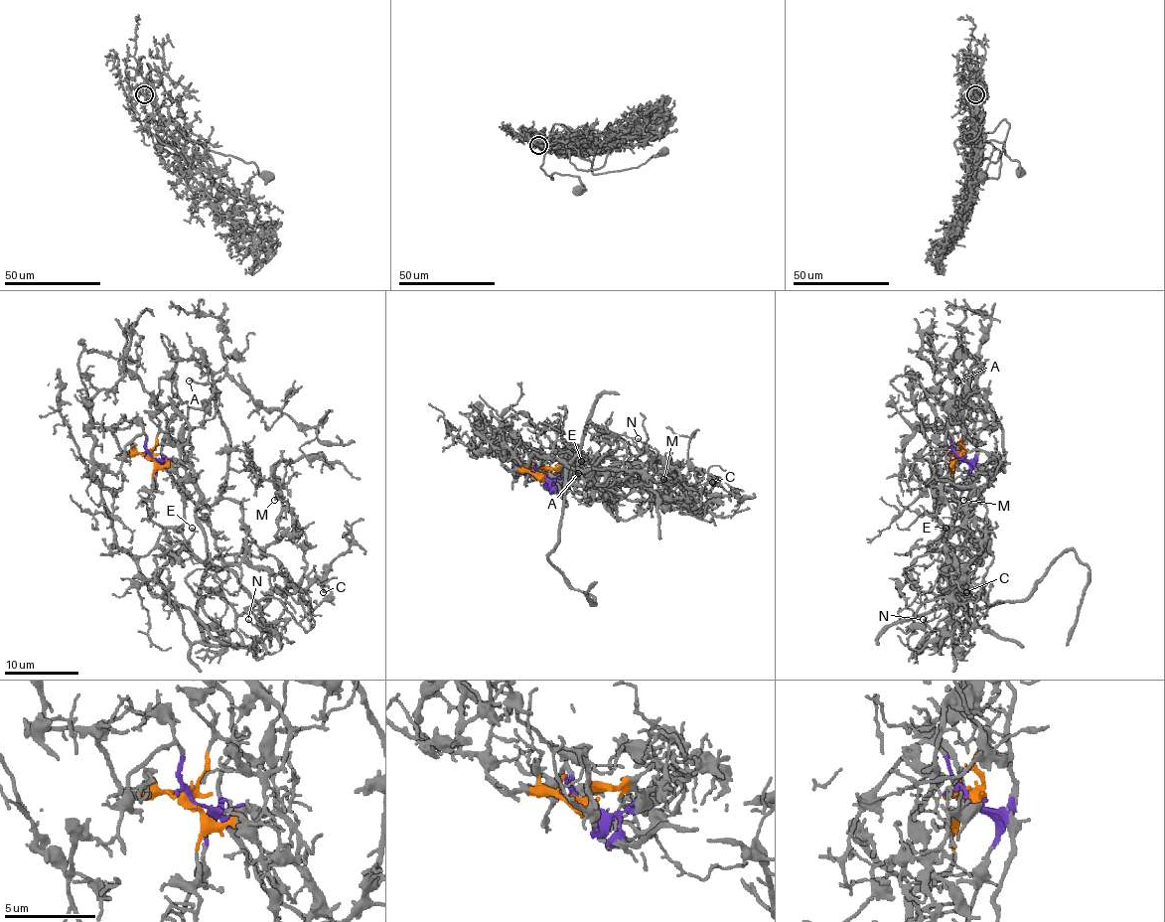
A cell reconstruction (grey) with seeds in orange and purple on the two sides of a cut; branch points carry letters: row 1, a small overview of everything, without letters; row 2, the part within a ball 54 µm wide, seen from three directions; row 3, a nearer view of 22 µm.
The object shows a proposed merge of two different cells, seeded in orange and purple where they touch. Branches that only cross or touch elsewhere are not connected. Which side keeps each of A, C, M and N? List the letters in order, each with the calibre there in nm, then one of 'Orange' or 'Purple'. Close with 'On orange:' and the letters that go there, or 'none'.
A: Thickness 130 nm. Purple
C: Thickness 130 nm. Purple
M: Thickness 140 nm. Purple
N: Thickness 110 nm. Purple
On orange: none

